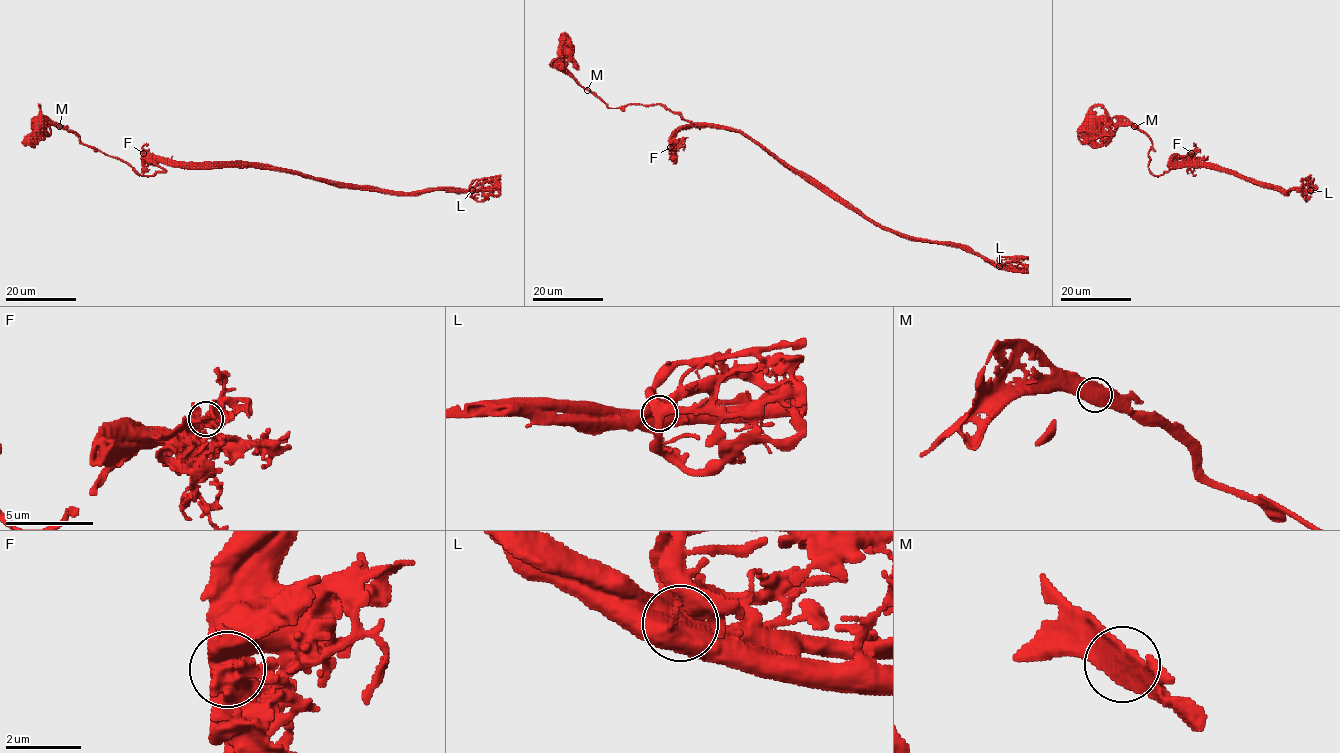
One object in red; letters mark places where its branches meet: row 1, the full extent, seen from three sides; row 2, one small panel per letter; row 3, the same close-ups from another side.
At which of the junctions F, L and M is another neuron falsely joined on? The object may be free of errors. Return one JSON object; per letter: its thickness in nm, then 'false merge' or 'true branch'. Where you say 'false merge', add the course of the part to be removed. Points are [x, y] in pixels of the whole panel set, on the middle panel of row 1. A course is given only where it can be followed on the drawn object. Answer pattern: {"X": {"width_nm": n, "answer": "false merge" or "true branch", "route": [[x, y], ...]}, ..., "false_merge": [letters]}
{"F": {"width_nm": 550, "answer": "true branch"}, "L": {"width_nm": 600, "answer": "false merge", "route": [[999, 266], [962, 249], [914, 241], [876, 226], [787, 168], [738, 132], [709, 127], [682, 127], [668, 141]]}, "M": {"width_nm": 480, "answer": "true branch"}, "false_merge": ["L"]}

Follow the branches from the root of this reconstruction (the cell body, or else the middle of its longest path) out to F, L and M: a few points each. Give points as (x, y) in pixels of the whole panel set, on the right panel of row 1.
F: (1093, 126), (1106, 135), (1118, 126), (1140, 129), (1153, 143), (1148, 169), (1154, 175), (1191, 153)
L: (1093, 126), (1106, 135), (1140, 129), (1153, 143), (1154, 175), (1170, 162), (1198, 162), (1281, 192), (1310, 189)
M: (1093, 126), (1106, 135), (1110, 135), (1118, 126), (1134, 126)

